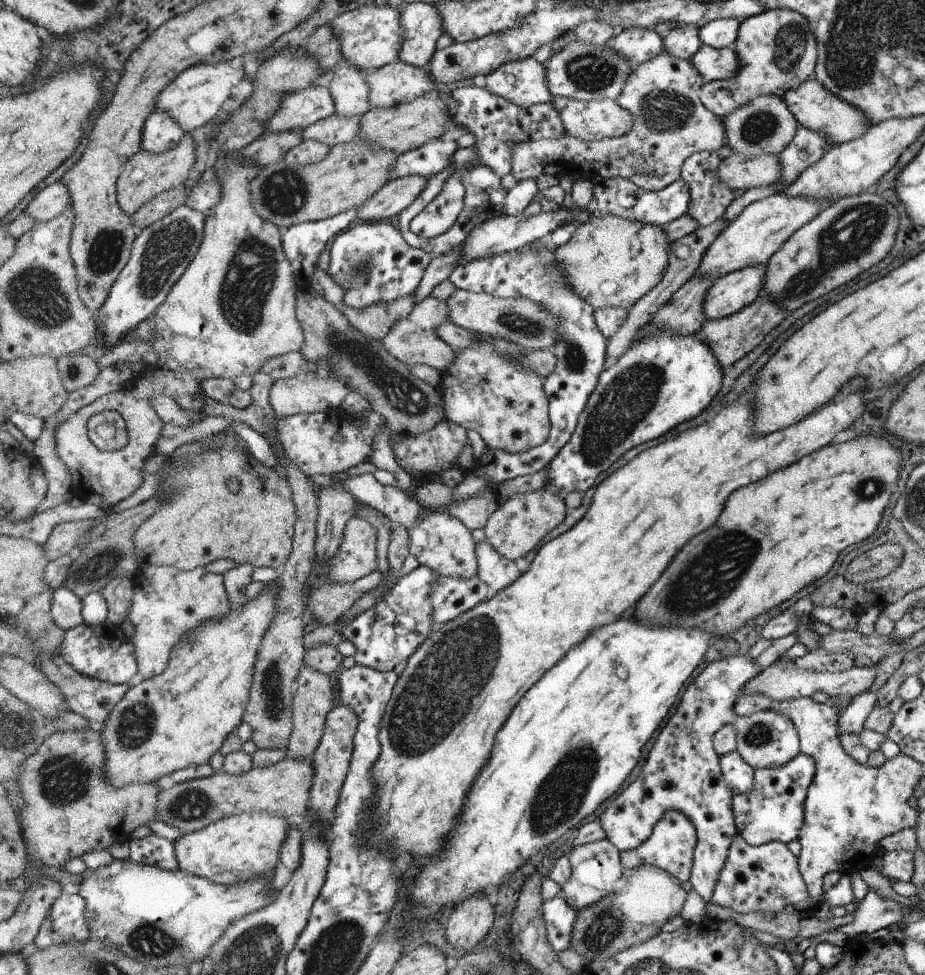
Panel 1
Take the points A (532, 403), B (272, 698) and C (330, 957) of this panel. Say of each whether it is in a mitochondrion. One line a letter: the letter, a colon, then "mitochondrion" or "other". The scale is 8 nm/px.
A: other
B: mitochondrion
C: mitochondrion

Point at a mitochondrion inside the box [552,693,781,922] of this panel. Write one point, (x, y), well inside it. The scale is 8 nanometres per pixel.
(759, 734)

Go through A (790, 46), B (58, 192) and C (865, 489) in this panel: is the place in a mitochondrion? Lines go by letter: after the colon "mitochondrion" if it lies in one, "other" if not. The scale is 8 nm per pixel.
A: mitochondrion
B: other
C: mitochondrion

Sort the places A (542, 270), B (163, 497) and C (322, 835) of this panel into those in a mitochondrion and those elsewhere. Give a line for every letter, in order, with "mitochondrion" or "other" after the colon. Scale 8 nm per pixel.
A: mitochondrion
B: other
C: other

